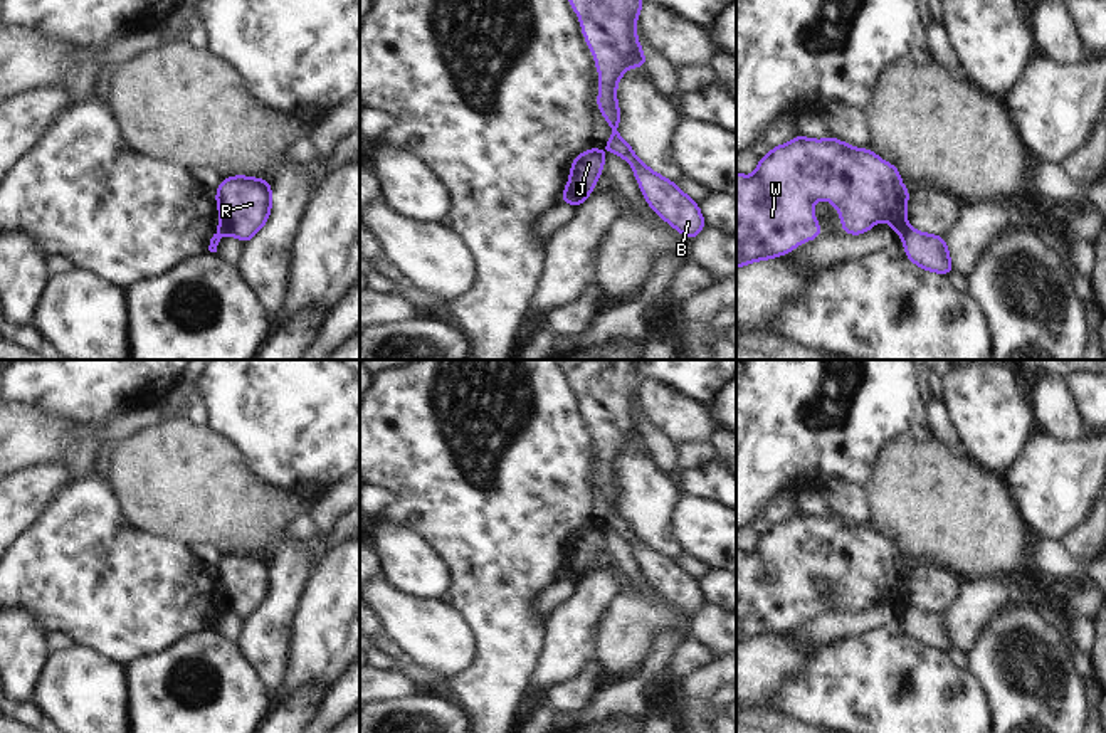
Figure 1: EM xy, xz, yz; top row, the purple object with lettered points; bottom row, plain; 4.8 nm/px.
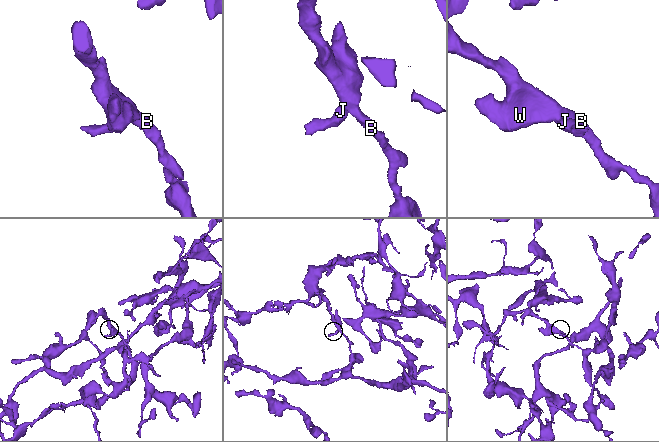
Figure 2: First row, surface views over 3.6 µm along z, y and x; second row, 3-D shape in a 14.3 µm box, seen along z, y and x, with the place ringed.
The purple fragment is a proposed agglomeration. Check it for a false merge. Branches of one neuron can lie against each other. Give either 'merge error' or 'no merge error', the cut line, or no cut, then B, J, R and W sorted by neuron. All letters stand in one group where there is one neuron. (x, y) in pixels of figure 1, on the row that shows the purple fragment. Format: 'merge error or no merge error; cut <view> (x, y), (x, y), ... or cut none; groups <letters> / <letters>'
merge error; cut yz (908, 226), (901, 234); groups B R W / J

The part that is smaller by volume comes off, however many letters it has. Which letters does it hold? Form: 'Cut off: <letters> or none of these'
Cut off: J

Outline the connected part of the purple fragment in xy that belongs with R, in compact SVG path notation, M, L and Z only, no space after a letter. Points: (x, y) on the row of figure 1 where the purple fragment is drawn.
M225 177L215 192L219 232L247 244L267 222L272 208L271 182L254 177Z

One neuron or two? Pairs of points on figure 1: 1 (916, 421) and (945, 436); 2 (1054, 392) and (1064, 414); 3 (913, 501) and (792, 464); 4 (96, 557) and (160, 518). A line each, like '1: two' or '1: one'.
1: two
2: one
3: two
4: two

